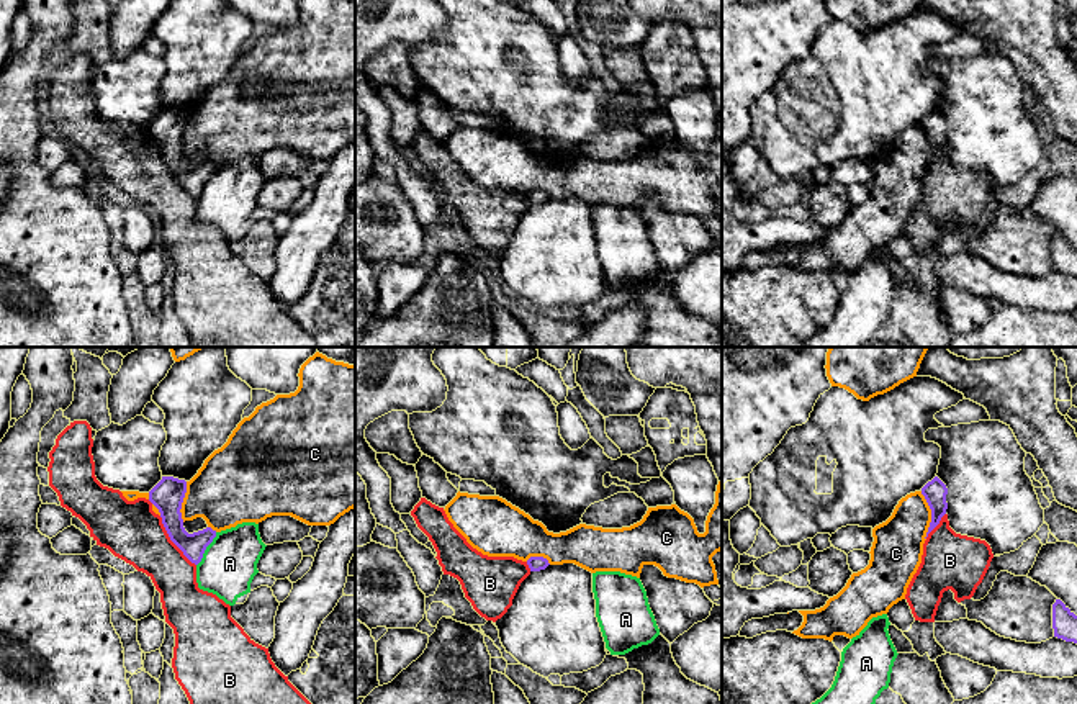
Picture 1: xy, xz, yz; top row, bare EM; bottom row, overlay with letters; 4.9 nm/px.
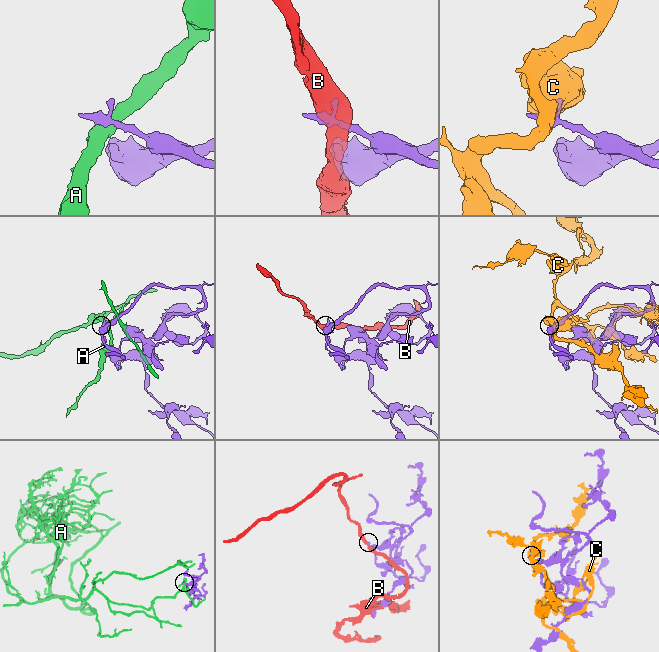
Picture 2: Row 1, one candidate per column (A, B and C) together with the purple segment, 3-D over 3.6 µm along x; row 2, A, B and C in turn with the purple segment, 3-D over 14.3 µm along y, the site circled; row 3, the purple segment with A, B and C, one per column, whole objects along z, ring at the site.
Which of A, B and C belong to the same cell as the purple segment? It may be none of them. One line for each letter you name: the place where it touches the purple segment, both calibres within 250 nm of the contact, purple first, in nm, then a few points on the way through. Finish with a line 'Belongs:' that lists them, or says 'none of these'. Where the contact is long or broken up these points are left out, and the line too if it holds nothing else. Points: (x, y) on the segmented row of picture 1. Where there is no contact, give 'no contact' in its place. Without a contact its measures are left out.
Belongs: none of these

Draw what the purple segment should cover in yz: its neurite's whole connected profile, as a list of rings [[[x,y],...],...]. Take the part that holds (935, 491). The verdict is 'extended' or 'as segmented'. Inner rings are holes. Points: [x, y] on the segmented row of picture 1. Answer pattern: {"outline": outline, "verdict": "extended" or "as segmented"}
{"outline": [[[935,476],[931,481],[928,481],[922,488],[922,494],[925,496],[928,506],[931,509],[931,522],[930,522],[930,527],[928,527],[928,532],[926,532],[926,537],[928,537],[928,534],[940,524],[941,517],[946,514],[948,488],[938,476]]], "verdict": "as segmented"}

